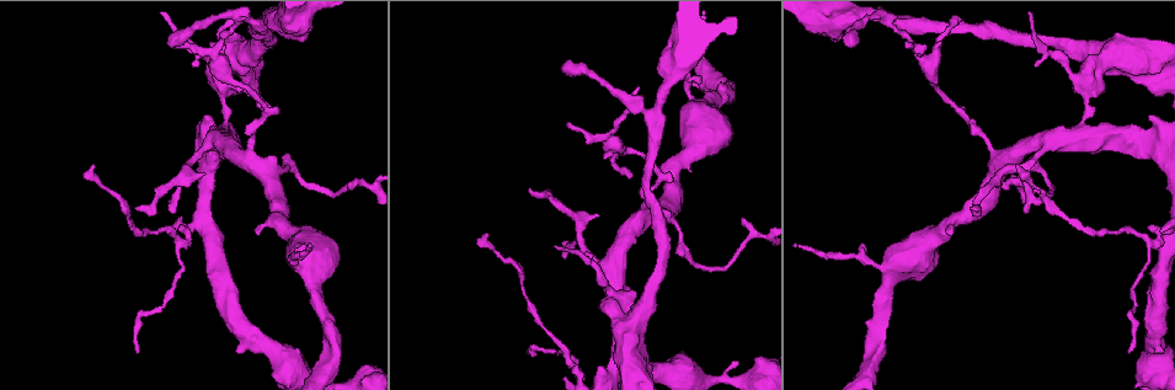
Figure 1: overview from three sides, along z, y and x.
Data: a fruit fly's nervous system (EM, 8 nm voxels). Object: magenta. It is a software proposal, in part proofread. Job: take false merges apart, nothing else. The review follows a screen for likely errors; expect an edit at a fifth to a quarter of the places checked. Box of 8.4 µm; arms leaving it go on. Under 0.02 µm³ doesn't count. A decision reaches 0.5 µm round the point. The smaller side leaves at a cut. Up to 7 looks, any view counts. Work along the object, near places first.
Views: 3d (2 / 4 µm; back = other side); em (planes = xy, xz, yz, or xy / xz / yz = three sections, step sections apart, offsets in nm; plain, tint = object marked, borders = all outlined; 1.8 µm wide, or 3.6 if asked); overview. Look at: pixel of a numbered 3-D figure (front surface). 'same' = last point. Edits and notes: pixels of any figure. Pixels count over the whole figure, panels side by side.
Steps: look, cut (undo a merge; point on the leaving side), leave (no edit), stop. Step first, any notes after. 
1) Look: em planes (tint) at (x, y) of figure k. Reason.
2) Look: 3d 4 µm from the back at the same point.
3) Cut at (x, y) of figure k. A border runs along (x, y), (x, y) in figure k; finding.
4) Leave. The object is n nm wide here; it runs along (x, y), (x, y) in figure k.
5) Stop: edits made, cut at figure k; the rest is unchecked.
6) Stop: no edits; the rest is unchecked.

Look: em 3.6 µm xy step 8 (tint) at (637, 369) of figure 1. Calibre changes.

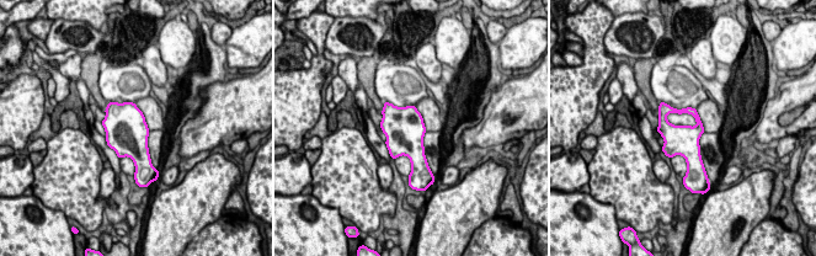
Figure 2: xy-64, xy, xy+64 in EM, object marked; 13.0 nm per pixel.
Leave. One cell here.

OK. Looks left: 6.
Look: 3d 4 µm at (1148, 242) of figure 1. Sharp bend.

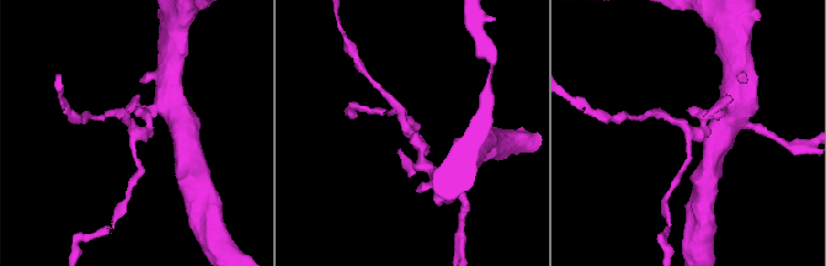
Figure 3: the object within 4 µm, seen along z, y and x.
Look: em 3.6 µm planes (tint) at (413, 135) of figure 3. Need the tissue.

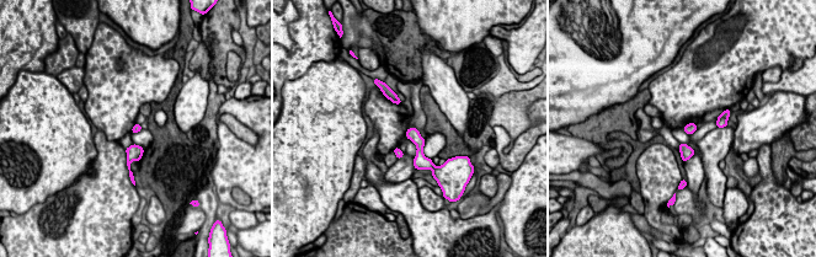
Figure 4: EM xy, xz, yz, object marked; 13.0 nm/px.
Leave. The object is 100 nm wide here; it runs along (411, 130), (419, 142), (417, 164) in figure 4; continuous, no second cell.

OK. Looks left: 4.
Look: em xz step 8 (tint) at (693, 49) of figure 1. Abrupt turn.

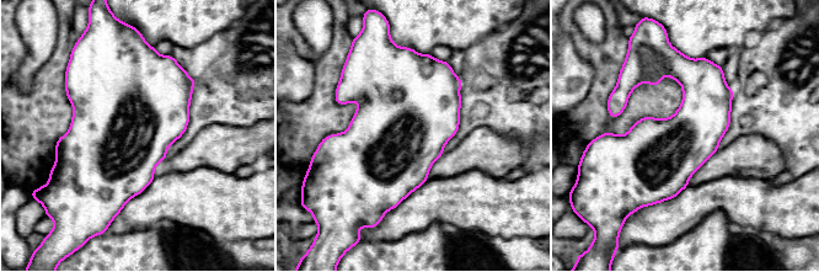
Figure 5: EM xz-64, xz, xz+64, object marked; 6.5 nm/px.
Look: em planes (borders) at the same point.

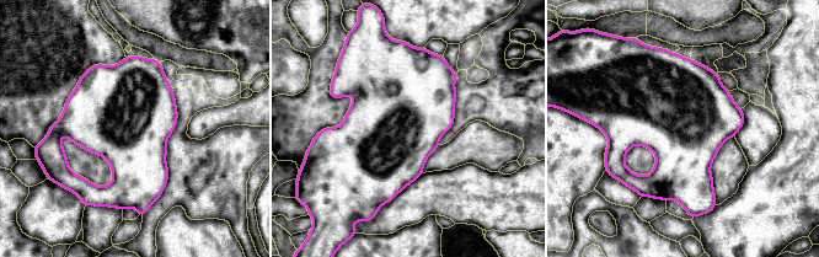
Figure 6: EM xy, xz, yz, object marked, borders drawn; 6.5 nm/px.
Leave. Continuous, no second cell.

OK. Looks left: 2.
Stop: no edits; the rest is unchecked.

